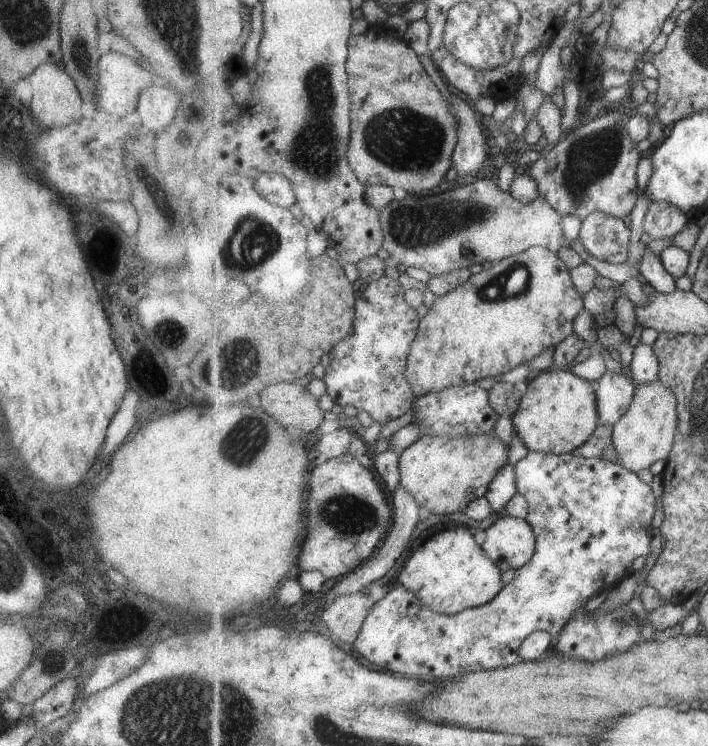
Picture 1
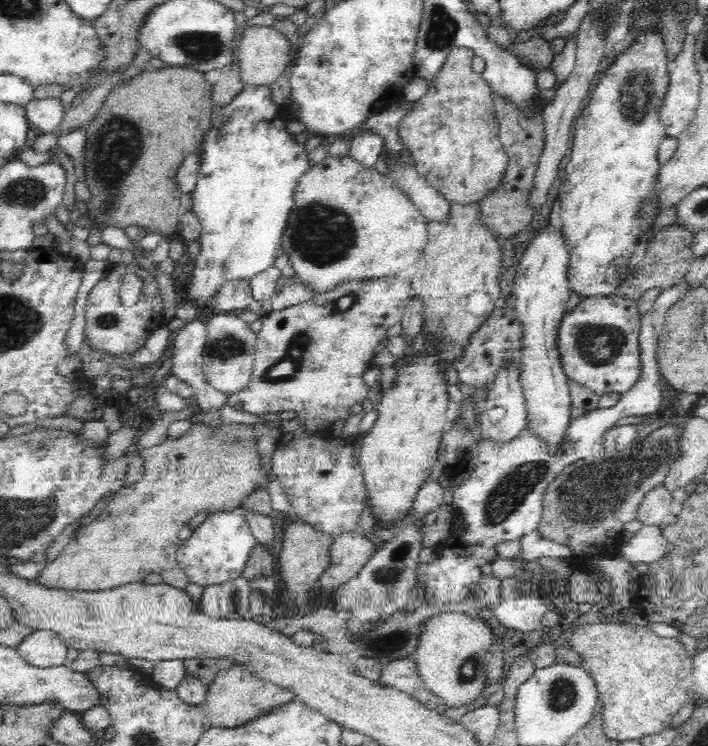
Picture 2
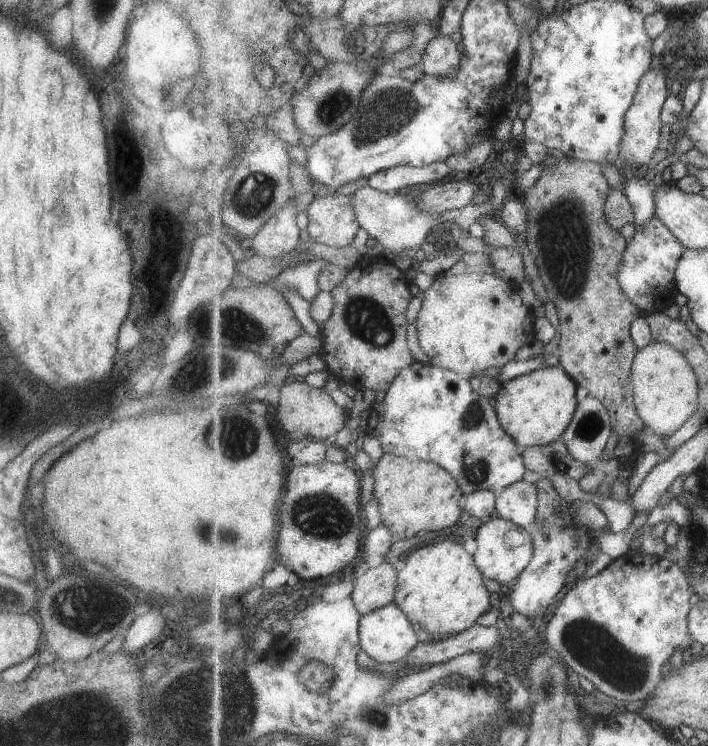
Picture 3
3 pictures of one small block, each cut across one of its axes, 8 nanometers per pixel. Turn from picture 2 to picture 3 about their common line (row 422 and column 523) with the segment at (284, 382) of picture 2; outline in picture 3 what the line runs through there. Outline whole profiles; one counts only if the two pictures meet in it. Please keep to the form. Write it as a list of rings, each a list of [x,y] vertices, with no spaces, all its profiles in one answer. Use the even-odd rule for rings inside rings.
[[[446,272],[435,278],[423,296],[421,312],[415,320],[419,328],[420,348],[432,365],[454,371],[466,379],[479,376],[487,368],[502,368],[507,362],[516,359],[525,344],[536,340],[534,312],[527,307],[515,284],[493,273],[450,275]]]

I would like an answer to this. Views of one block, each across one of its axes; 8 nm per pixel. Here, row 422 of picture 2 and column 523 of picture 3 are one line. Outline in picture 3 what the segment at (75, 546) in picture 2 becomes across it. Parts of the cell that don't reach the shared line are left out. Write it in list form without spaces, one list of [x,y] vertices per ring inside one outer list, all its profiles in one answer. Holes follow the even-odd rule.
[[[565,156],[555,165],[546,166],[532,189],[520,196],[528,210],[526,228],[522,230],[526,229],[528,248],[535,256],[536,267],[546,293],[558,310],[559,329],[562,334],[559,364],[579,387],[584,387],[590,396],[606,403],[613,420],[614,432],[619,436],[636,438],[639,431],[647,431],[647,424],[639,416],[633,400],[633,380],[632,376],[629,376],[633,374],[633,358],[637,358],[640,352],[635,345],[631,326],[641,313],[626,296],[618,280],[628,240],[619,229],[611,226],[606,218],[605,206],[611,189],[603,174],[601,163],[569,159]]]

